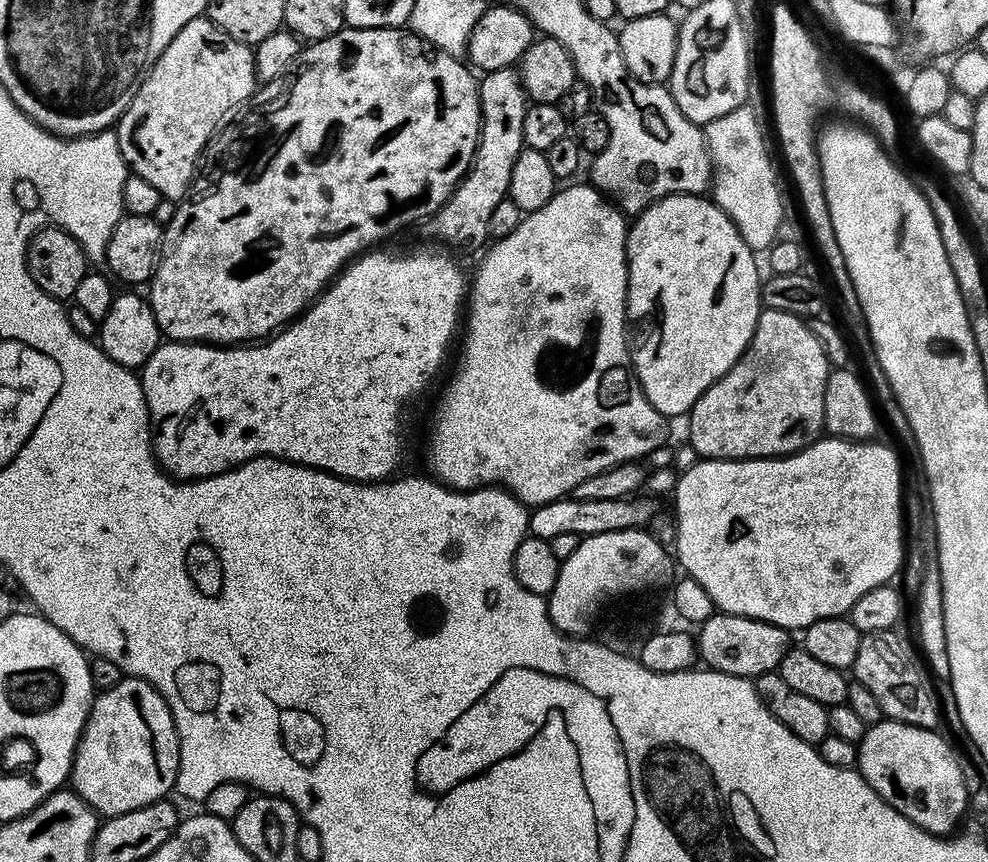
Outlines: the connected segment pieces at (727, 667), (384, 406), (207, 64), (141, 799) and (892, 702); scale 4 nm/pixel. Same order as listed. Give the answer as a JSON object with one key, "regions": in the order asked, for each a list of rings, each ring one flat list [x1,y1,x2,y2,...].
{"regions":[[[715,614,698,628,698,656,705,660,707,667,714,672,725,672,731,676,755,678,775,672,782,658,789,650,789,629,779,628,765,620,755,620,745,616]],[[368,250,357,256,299,316,259,342,248,342,243,346,217,346,211,342,164,342,154,350,154,354,150,354,142,366,142,383,150,424,154,429,154,455,163,471,177,480,187,482,231,472,249,460,268,457,288,460,304,468,319,468,321,472,331,472,349,482,384,482,399,473,396,471,404,456,404,415,408,407,427,390,432,376,439,374,448,356,456,323,459,320,461,323,470,284,467,279,464,281,463,270,444,252,376,251,380,250]],[[207,15,196,16,162,50,162,54,154,62,152,69,146,73,138,86,128,108,120,115,114,131,120,143,120,152,124,155,124,163,135,175,146,178,154,190,165,200,183,201,189,195,188,187,192,184,192,175,196,172,196,159,208,148,208,139,228,116,246,101,257,95,258,81,254,66,254,51,249,45,238,42,238,38,230,38]],[[123,678,93,699,88,721,80,732,80,741,72,759,70,788,101,817,117,816,150,806,155,800,165,799,169,795,168,791,171,793,175,789,179,765,180,743,174,718,166,702,158,690,145,680]],[[896,630,863,633,858,646,858,658,854,658,850,669,851,675,874,694,887,719,935,729,936,723,942,719,942,713,937,685,932,685,933,673,922,659,917,645,913,641,911,644,898,633]]]}

